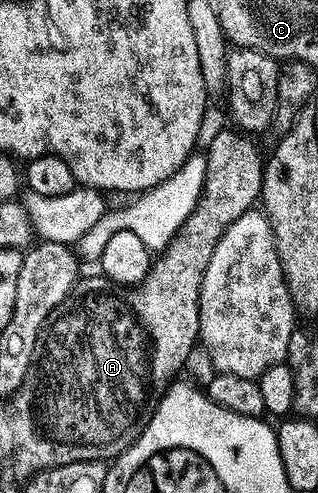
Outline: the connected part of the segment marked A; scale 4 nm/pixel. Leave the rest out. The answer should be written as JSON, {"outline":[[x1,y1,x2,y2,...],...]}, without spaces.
{"outline":[[231,130,232,132,220,132,208,144,206,155,206,178,204,179,204,189,200,195,200,200,194,206,194,210,190,214,190,218,186,218,186,222,179,230,176,231,176,237,173,238,167,248,155,257,154,263,149,271,147,279,139,286,131,287,129,290,117,291,115,287,108,288,88,288,85,292,77,291,55,313,56,324,49,324,44,331,48,333,48,344,39,344,38,348,44,350,44,376,41,377,43,383,42,392,44,393,44,409,48,415,52,417,53,424,56,424,56,432,52,434,52,438,48,440,44,436,42,440,36,438,28,438,26,434,16,438,16,446,24,448,24,454,18,458,20,460,20,476,22,474,31,474,35,476,38,472,43,472,45,468,57,468,63,464,77,464,83,460,103,460,111,461,126,451,140,437,140,432,144,429,145,423,150,415,150,410,160,403,160,397,164,395,164,389,177,379,178,373,184,368,186,358,190,354,190,350,197,347,198,337,200,334,200,291,202,290,202,278,206,274,206,266,210,266,210,258,214,258,214,246,218,246,218,242,222,238,222,234,226,234,226,230,238,218,242,218,242,214,253,211,254,205,260,200,260,187,264,181,264,165,266,163,265,153,260,153,260,148,255,144,251,135,245,134,240,130]]}

